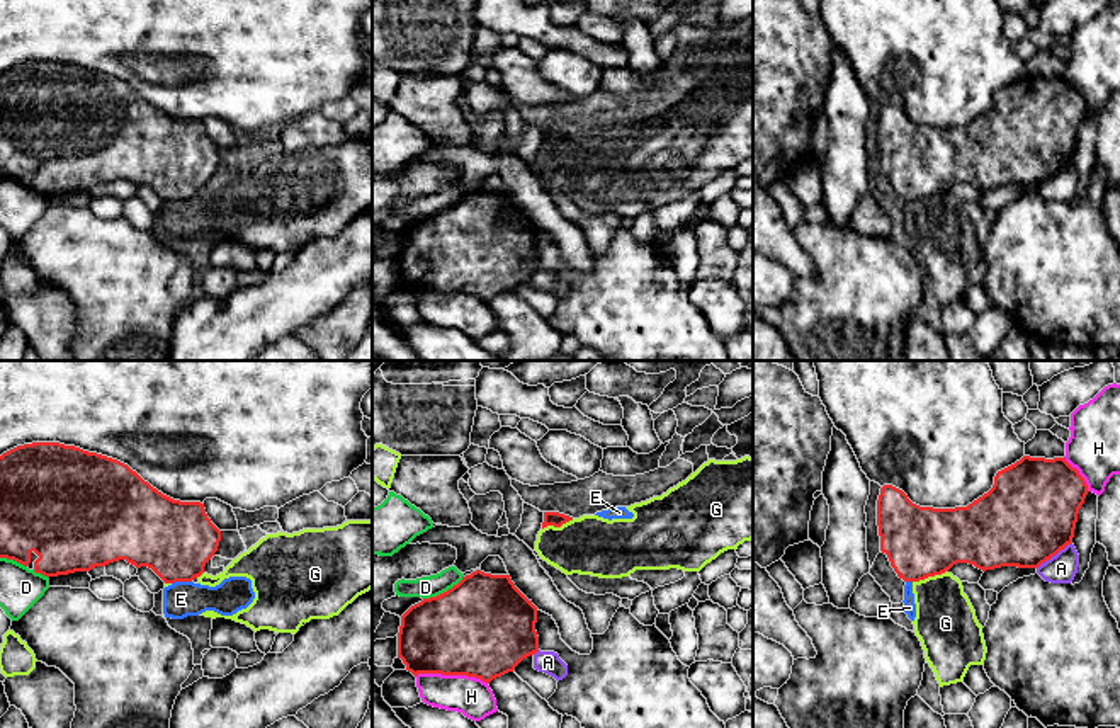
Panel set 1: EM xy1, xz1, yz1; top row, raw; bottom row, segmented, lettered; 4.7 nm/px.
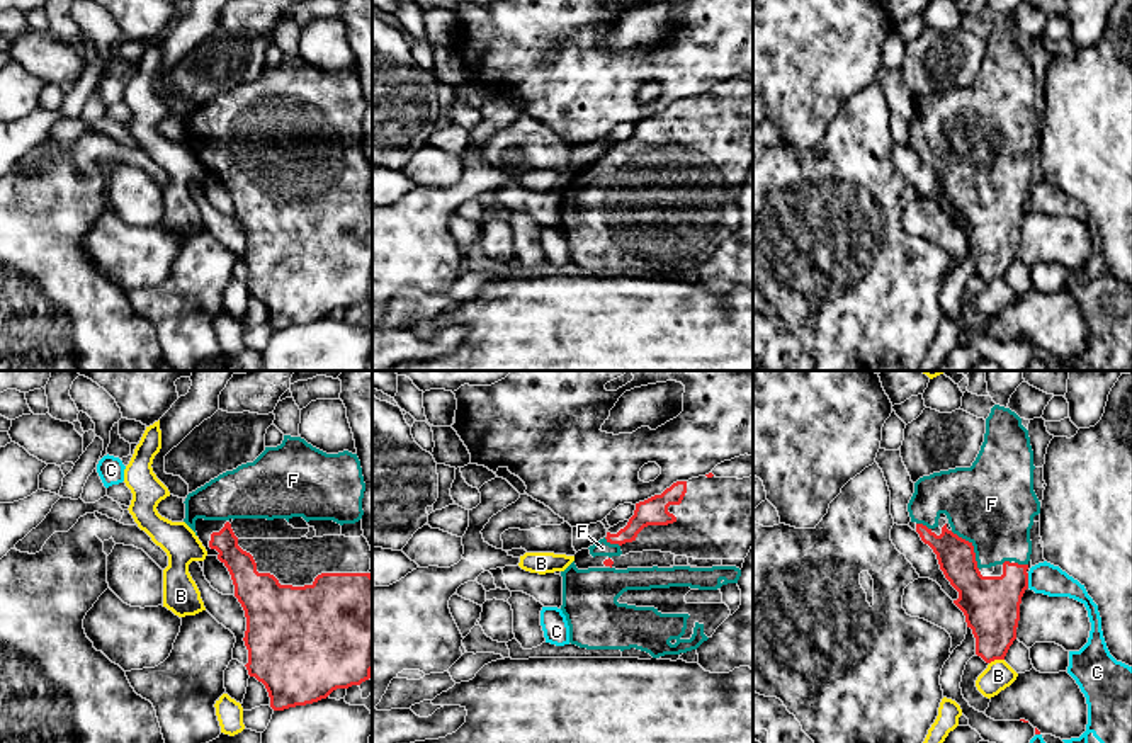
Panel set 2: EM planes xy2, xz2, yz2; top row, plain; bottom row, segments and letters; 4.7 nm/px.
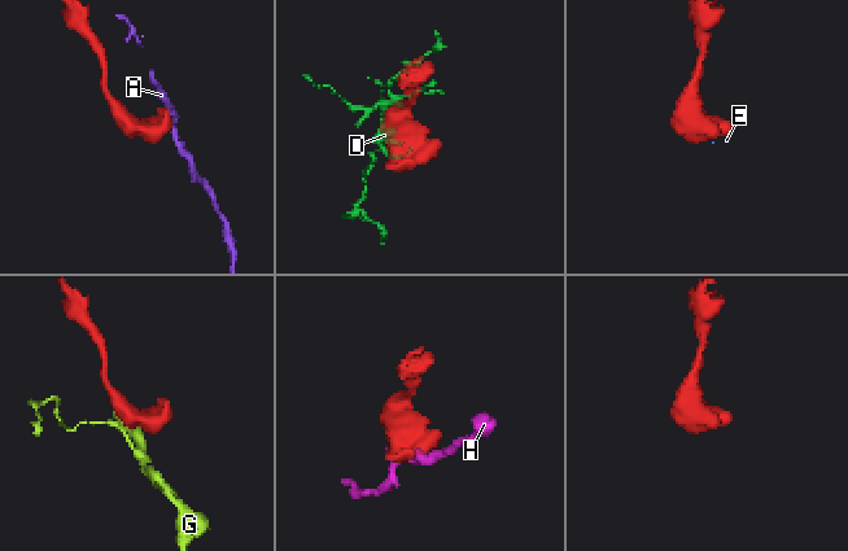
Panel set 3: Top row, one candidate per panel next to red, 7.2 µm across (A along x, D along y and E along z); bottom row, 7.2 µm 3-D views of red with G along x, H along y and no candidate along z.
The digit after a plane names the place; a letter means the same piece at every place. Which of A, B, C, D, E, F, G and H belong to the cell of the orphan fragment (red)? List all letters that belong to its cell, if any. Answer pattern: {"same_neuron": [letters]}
{"same_neuron": ["F"]}

